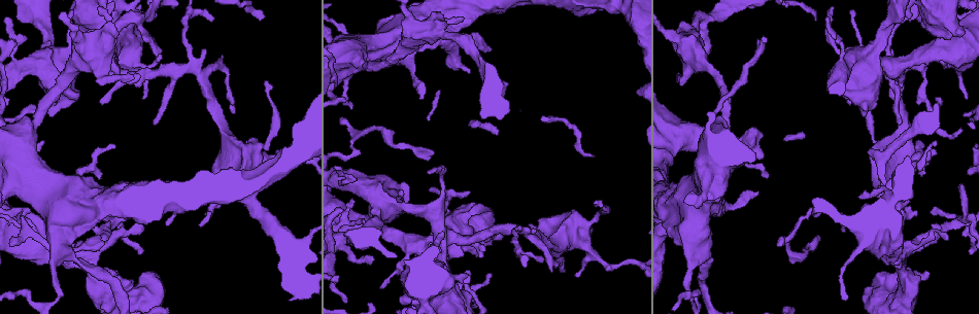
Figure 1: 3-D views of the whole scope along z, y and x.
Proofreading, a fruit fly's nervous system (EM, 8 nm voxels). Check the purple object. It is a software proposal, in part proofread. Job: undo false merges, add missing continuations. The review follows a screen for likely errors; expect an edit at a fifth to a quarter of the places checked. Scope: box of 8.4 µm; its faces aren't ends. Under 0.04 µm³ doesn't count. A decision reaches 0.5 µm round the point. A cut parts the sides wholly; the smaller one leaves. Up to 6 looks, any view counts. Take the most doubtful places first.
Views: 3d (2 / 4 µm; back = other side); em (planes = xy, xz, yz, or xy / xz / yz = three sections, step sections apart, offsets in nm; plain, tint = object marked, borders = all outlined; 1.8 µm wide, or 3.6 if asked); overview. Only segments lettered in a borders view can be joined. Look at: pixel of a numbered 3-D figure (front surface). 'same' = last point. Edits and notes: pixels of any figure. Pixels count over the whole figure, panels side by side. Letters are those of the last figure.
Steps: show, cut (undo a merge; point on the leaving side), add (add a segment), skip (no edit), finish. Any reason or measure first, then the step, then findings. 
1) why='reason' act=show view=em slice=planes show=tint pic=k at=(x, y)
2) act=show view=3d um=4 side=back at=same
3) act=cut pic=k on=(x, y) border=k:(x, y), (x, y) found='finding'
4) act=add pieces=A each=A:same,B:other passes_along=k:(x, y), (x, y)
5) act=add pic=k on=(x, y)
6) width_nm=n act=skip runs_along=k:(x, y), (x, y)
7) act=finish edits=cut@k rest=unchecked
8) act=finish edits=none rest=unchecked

why='branch stops here' act=show view=3d um=4 pic=1 at=(340, 211)

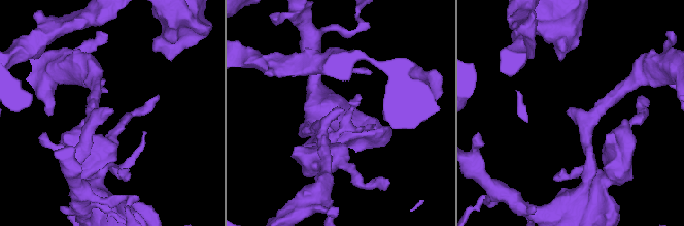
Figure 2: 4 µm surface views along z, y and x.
act=show view=em slice=planes show=borders pic=2 at=(569, 110)

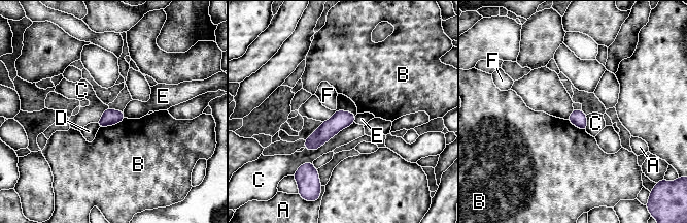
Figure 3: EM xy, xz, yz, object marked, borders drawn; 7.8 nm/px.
width_nm=130 longest_contact=C:460nm act=skip each=A:other,B:other,C:other,D:other,E:other,F:other found='none of them fits'

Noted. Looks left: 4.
why='branch stops here' act=show view=3d um=2 pic=1 at=(915, 212)

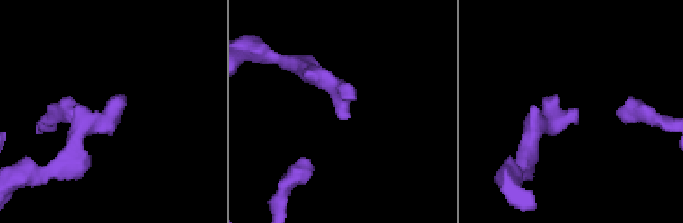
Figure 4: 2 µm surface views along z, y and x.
why='need the tissue' act=show view=em um=3.6 slice=planes show=borders pic=4 at=(349, 116)

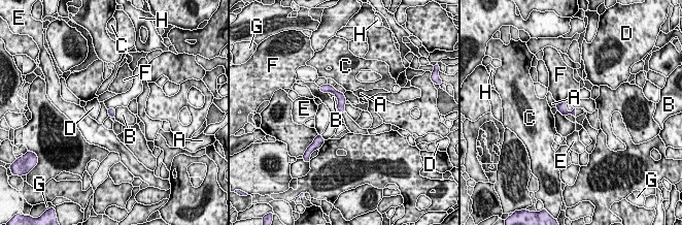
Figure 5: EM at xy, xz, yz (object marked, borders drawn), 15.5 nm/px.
act=skip each=A:other,B:other,C:other,D:other,E:other,F:other,G:other,H:other runs_along=5:(325, 89), (341, 99), (342, 110) found='none of them fits'

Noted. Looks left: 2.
act=finish edits=none rest=unchecked

